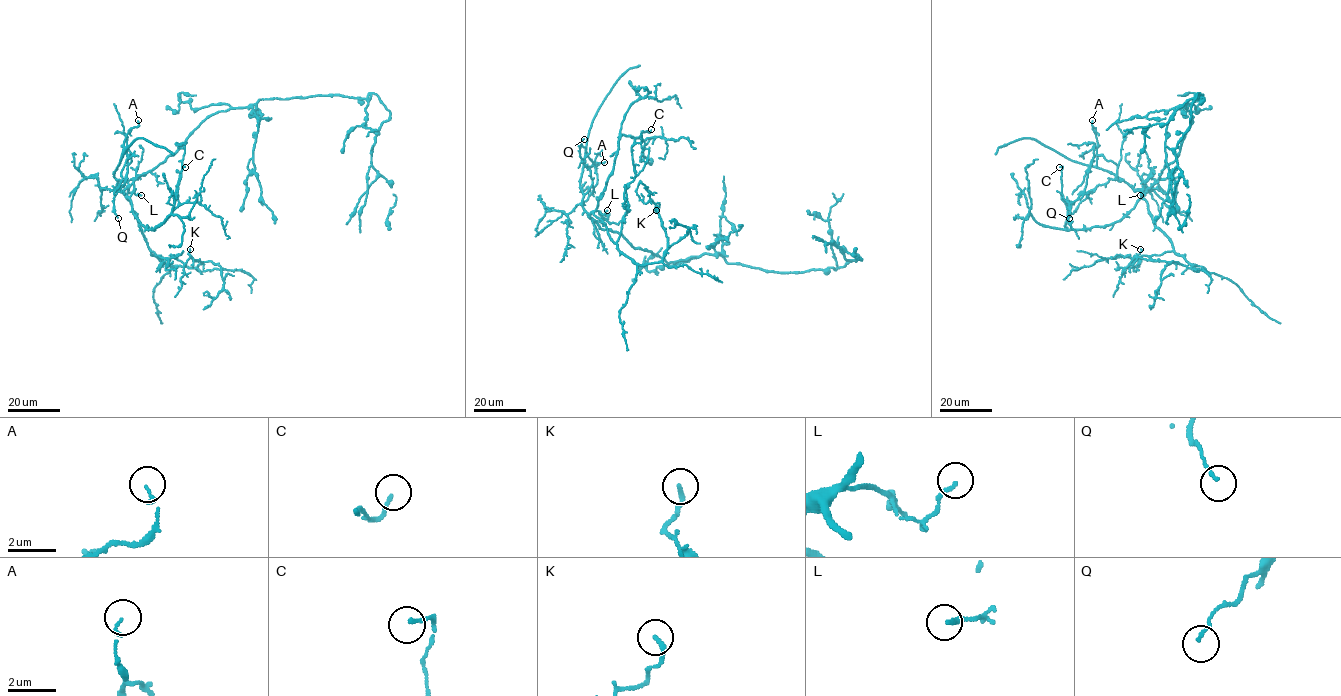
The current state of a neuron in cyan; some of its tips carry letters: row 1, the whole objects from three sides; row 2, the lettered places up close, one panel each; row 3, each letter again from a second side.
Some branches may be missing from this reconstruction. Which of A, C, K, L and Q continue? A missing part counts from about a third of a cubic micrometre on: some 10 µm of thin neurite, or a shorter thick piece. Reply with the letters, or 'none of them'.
none of them

